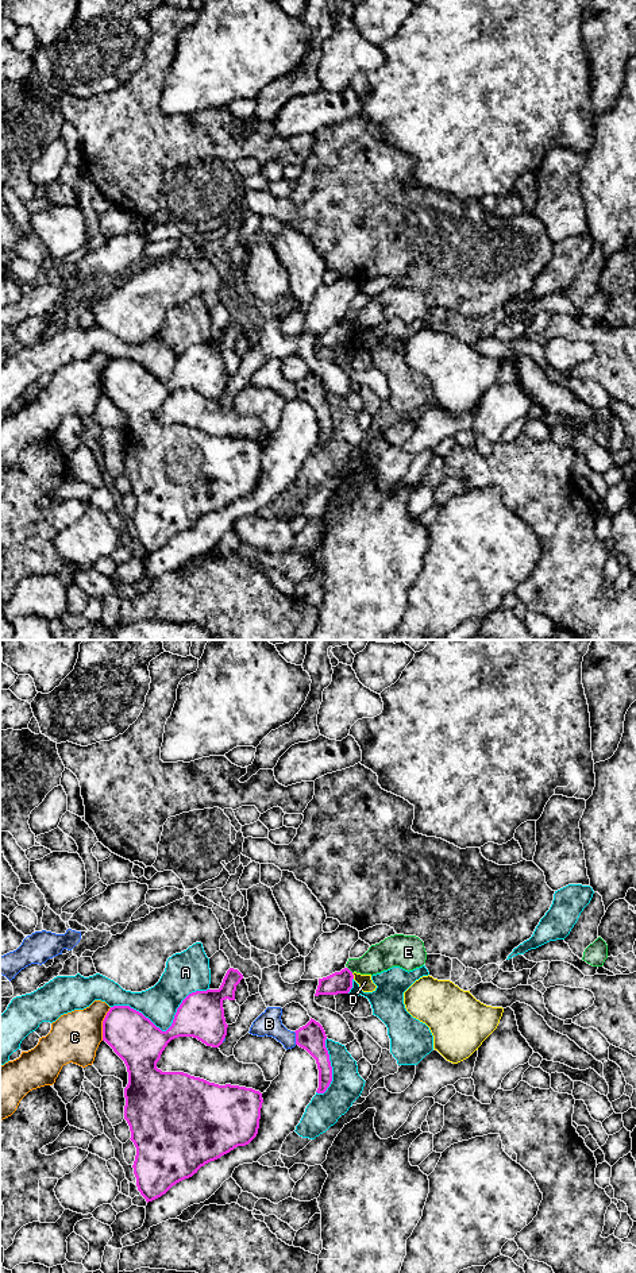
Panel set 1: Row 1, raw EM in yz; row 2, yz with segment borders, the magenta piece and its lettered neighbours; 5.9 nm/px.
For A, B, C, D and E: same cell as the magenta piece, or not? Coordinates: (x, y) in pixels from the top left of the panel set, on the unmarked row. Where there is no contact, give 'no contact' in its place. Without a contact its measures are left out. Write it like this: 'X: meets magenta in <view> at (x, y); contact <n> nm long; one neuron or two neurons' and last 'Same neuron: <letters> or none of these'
A: meets magenta in yz at (166, 382); contact 600 nm long; two neurons
B: meets magenta in yz at (296, 390); contact 80 nm long; two neurons
C: meets magenta in yz at (103, 375); contact 200 nm long; two neurons
D: meets magenta in yz at (353, 328); contact 40 nm long; two neurons
E: meets magenta in yz at (349, 321); contact 50 nm long; two neurons
Same neuron: none of these

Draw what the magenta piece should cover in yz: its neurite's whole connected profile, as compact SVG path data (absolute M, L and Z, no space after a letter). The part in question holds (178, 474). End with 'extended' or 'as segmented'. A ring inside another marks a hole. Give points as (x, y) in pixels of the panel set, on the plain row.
M230 320L219 342L189 346L174 367L171 378L162 383L142 364L130 358L113 358L103 373L103 393L124 413L128 436L124 440L124 471L136 499L134 526L146 553L165 547L177 535L192 529L205 516L238 498L248 497L258 486L262 445L239 437L219 437L184 424L162 424L157 420L167 396L178 389L193 389L207 398L219 400L227 379L223 354L235 352L243 327Z | as segmented

